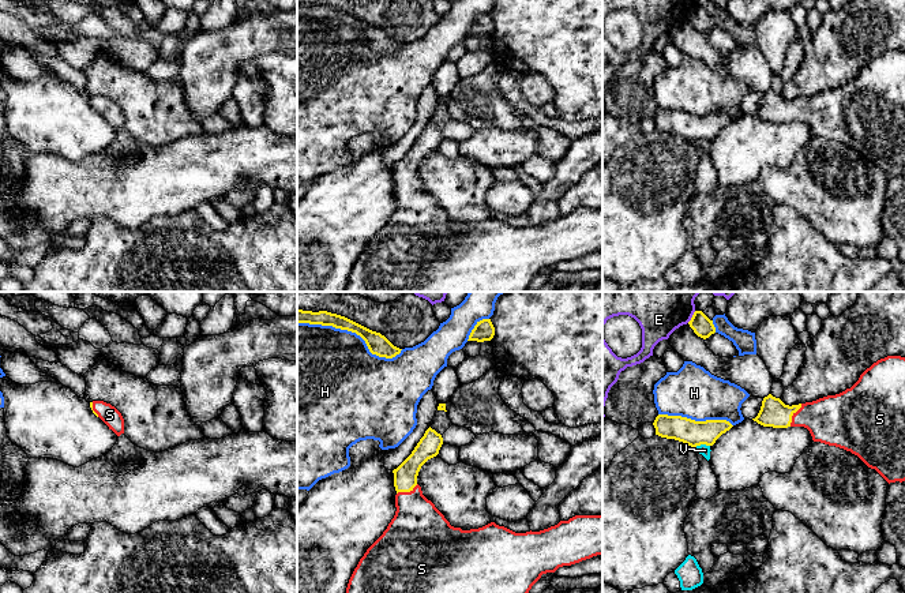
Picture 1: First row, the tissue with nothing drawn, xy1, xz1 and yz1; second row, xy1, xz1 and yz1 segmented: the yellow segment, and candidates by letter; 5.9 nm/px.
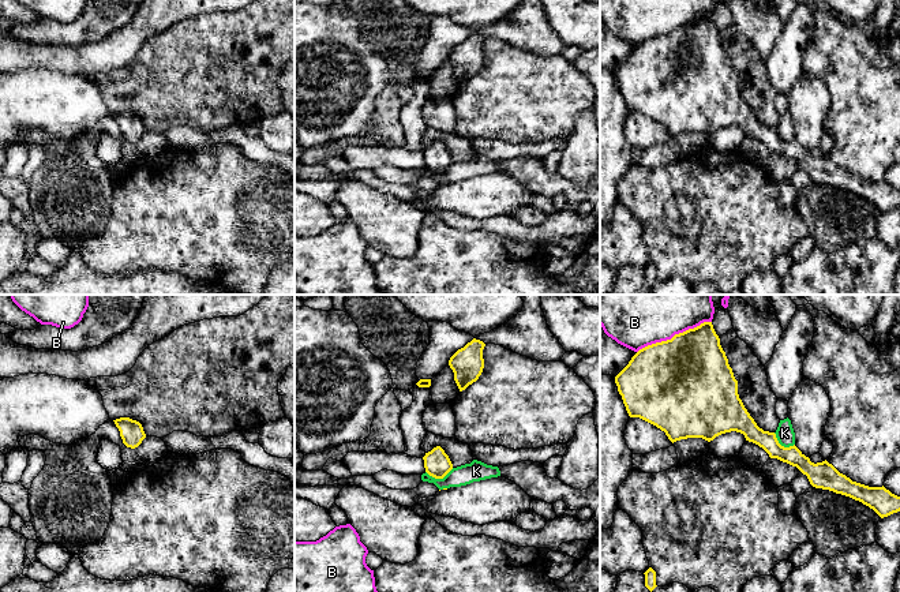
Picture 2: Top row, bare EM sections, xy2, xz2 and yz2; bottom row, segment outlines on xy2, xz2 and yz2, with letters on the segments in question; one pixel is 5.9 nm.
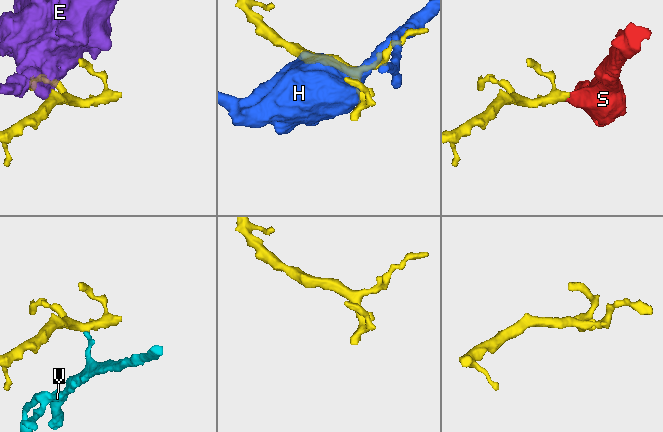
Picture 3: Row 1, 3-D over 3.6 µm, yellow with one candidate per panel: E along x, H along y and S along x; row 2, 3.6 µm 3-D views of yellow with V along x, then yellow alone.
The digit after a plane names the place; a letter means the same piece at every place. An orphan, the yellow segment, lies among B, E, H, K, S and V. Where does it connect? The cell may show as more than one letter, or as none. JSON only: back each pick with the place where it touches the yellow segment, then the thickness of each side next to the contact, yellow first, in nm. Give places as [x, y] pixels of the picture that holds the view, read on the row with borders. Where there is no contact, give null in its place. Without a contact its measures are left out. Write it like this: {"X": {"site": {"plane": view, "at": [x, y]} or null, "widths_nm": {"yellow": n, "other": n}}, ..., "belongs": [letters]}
{"S": {"site": {"plane": "yz1", "at": [792, 415]}, "widths_nm": {"yellow": 160, "other": 300}}, "belongs": ["S"]}

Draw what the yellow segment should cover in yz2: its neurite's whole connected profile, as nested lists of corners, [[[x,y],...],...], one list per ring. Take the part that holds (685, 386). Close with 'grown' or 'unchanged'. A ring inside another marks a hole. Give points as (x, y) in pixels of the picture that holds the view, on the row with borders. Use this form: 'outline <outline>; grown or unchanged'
outline [[[712,322],[675,334],[671,340],[640,349],[629,364],[615,376],[618,391],[630,417],[640,417],[661,431],[674,443],[687,438],[708,442],[716,436],[736,431],[746,441],[762,447],[770,458],[796,467],[815,488],[829,490],[850,497],[873,509],[881,518],[900,512],[900,497],[882,487],[869,487],[852,482],[826,460],[811,462],[795,445],[784,447],[776,434],[764,431],[745,408],[738,394],[738,381],[728,364]]]; unchanged

